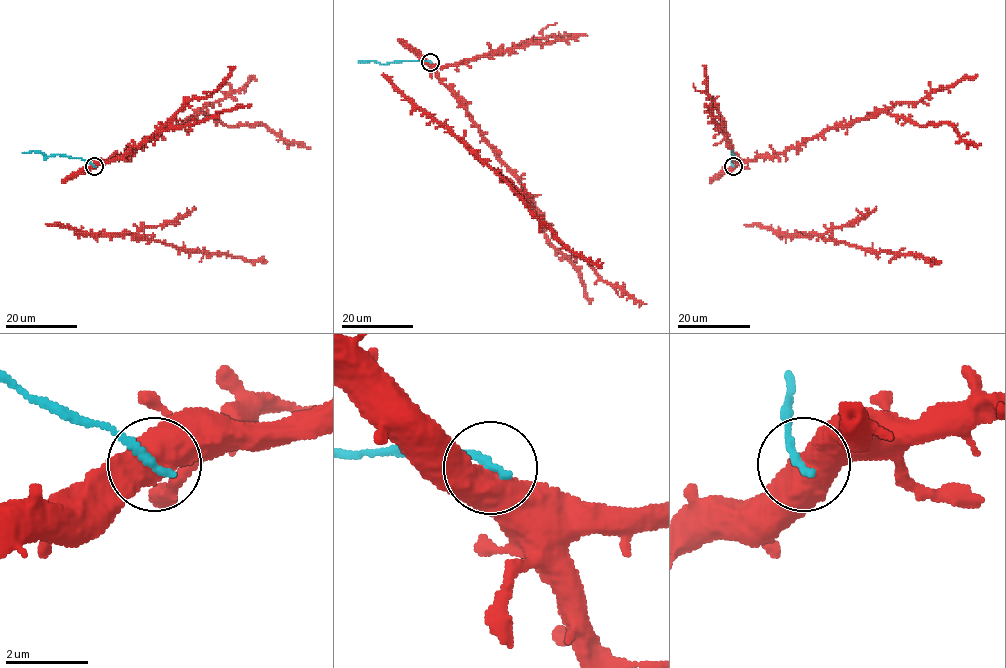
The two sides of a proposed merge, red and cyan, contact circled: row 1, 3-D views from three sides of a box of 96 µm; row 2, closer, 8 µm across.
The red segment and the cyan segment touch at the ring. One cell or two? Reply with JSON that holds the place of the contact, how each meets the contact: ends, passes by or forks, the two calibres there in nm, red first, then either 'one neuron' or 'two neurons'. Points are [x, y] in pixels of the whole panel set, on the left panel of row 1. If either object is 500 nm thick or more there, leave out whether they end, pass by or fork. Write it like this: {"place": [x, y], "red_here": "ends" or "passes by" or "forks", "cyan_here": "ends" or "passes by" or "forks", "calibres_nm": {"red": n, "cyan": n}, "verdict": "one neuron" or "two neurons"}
{"place": [94, 166], "calibres_nm": {"red": 650, "cyan": 220}, "verdict": "two neurons"}

